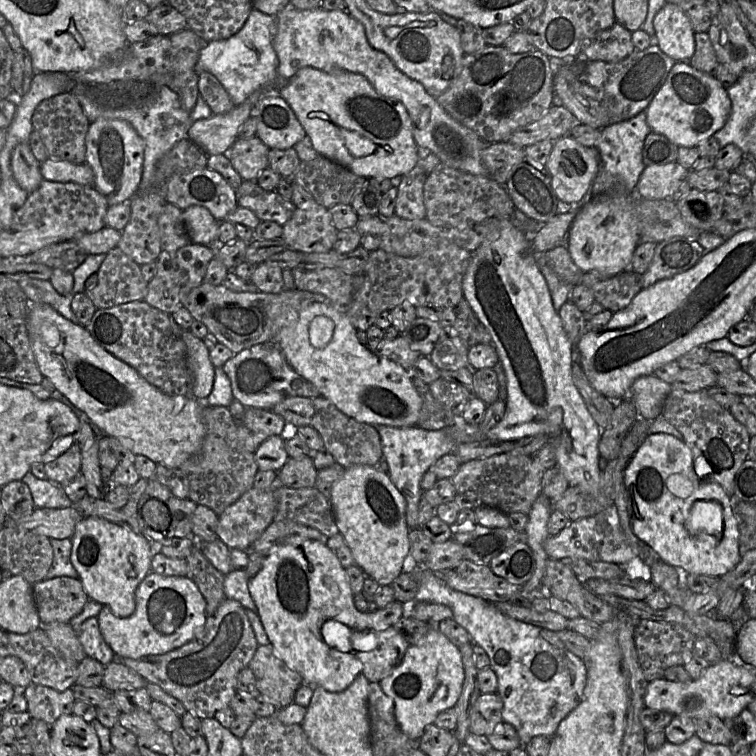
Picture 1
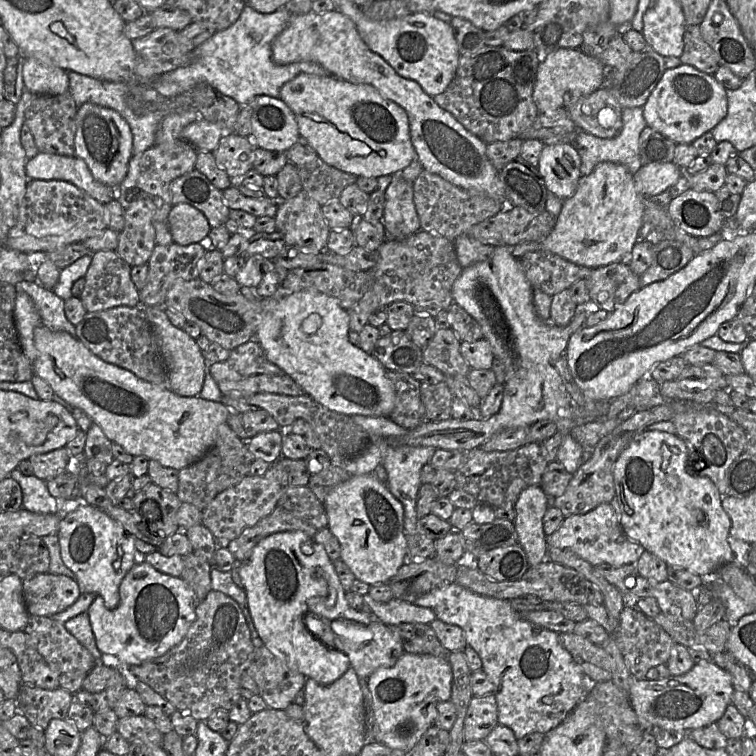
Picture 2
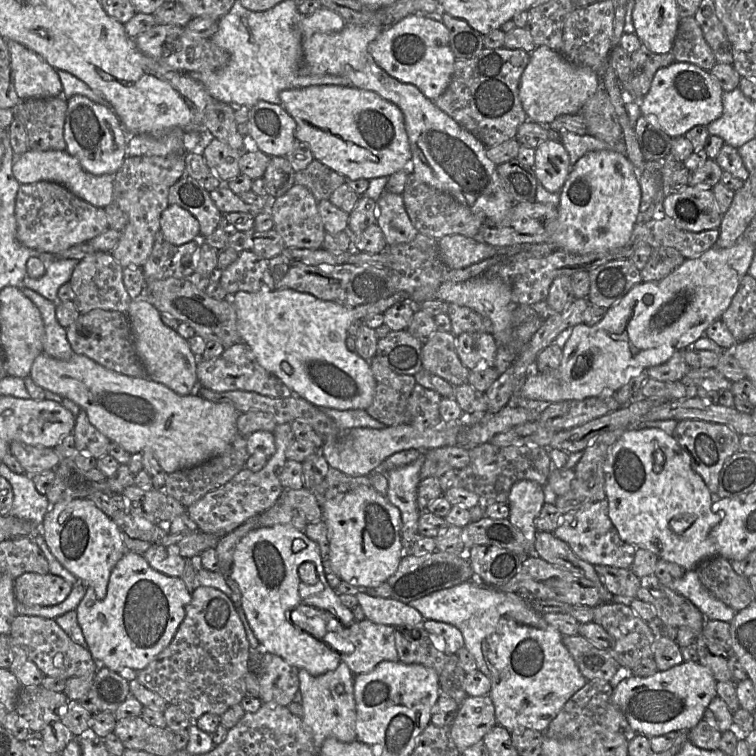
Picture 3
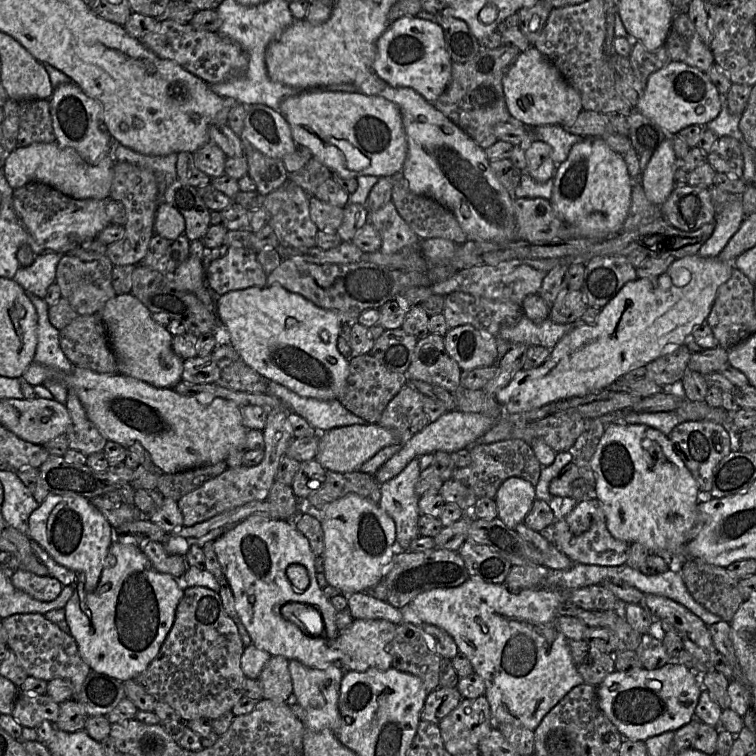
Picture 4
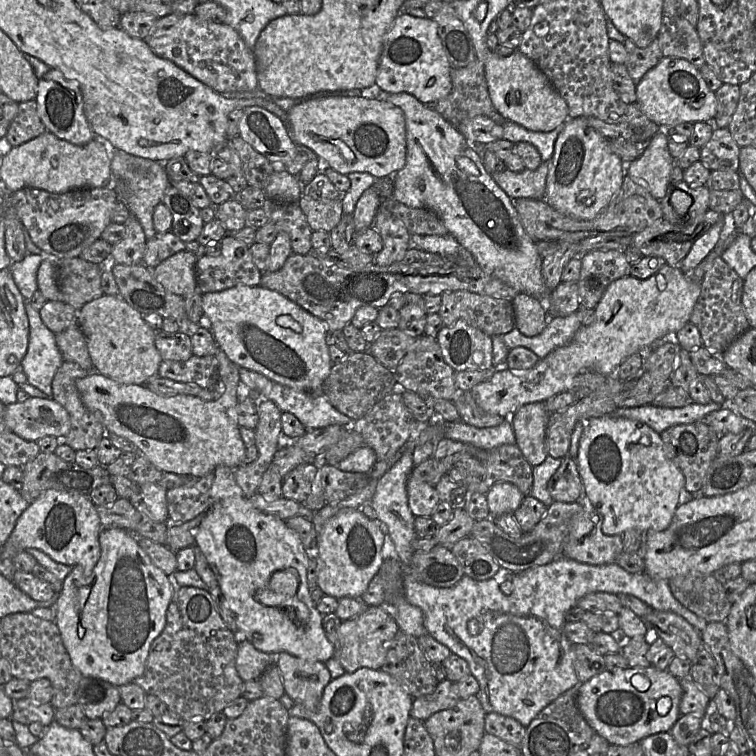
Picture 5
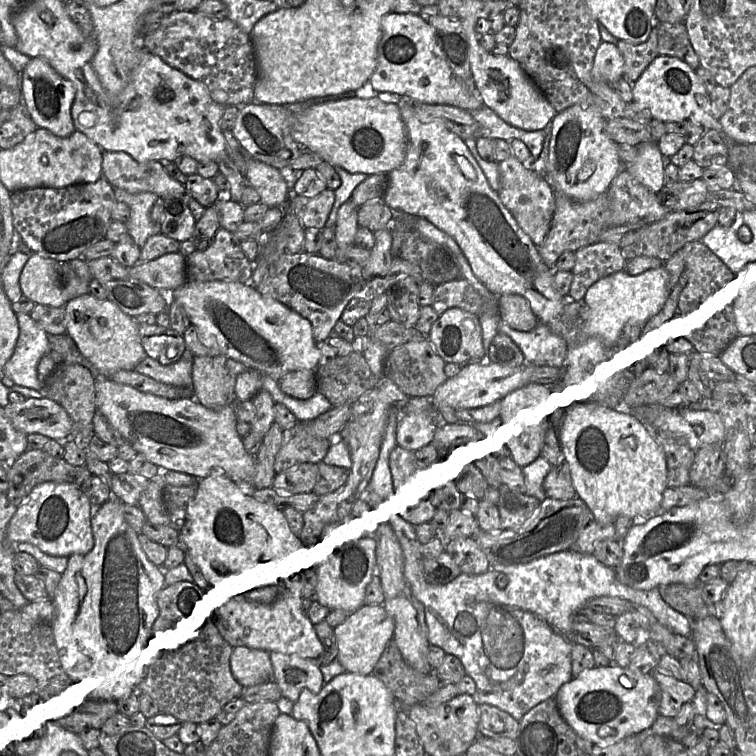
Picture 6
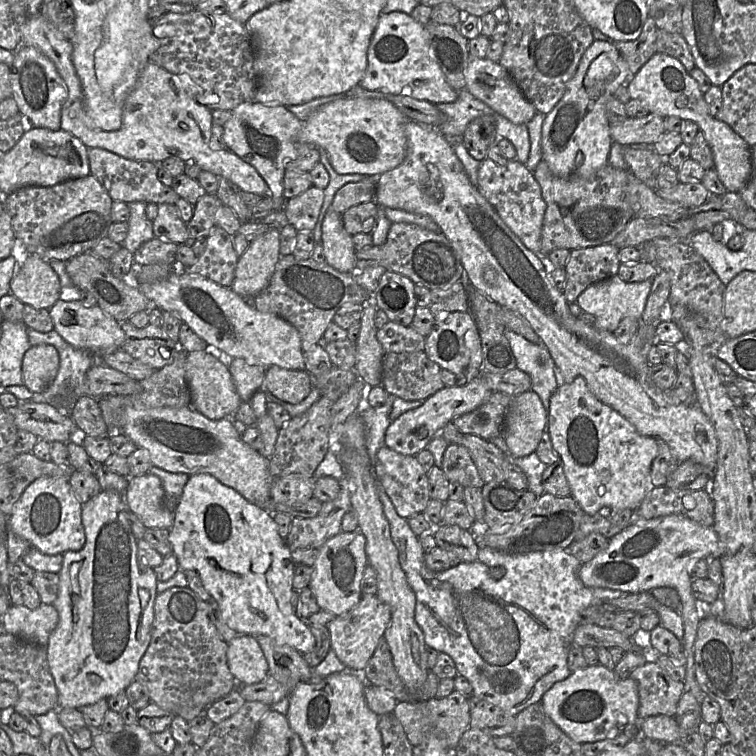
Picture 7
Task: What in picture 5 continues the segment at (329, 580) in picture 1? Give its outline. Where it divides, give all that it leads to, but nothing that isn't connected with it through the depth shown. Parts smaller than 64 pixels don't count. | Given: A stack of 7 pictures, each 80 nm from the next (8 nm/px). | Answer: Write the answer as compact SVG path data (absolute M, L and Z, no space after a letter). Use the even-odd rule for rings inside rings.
M218 465L213 471L214 480L210 490L212 505L203 514L196 529L195 545L204 554L214 572L226 606L234 613L237 629L243 631L246 639L253 646L265 653L289 653L308 661L325 663L334 657L334 646L329 642L322 627L323 615L316 609L311 598L307 582L309 558L298 534L289 528L286 521L263 513L256 509L246 497L235 480L234 470L227 466ZM288 568L294 568L299 576L296 593L279 606L266 606L256 599L260 590L268 589L273 574Z

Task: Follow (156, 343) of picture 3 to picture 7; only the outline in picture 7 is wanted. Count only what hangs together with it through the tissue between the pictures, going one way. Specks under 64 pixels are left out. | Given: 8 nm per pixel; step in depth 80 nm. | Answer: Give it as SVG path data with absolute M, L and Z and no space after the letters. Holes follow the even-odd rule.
M92 296L80 300L59 300L50 309L50 316L54 323L53 331L57 332L73 347L89 351L93 356L112 354L122 349L125 333L121 323L105 313Z

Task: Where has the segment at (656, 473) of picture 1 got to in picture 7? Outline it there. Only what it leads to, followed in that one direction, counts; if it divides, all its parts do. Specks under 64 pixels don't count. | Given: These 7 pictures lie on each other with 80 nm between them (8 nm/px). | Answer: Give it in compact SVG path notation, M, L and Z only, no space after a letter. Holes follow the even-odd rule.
M577 376L571 383L559 385L552 394L547 411L547 431L563 465L571 496L586 514L597 514L603 508L635 510L654 488L651 482L651 467L658 455L656 440L638 433L623 415L600 401L590 391L582 376Z

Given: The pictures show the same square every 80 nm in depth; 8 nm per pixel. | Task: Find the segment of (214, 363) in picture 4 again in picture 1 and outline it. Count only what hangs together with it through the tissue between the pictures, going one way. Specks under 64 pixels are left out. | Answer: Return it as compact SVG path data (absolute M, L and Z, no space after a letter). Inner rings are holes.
M273 341L254 345L233 355L222 366L231 382L234 400L246 408L272 410L287 397L319 397L320 392L311 382L300 376L287 362Z

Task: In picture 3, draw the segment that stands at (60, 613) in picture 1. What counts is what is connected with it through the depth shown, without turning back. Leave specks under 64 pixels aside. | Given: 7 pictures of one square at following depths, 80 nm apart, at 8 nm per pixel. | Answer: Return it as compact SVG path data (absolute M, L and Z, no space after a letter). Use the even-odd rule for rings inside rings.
M24 573L14 581L16 601L25 605L54 606L63 602L73 585L51 574Z

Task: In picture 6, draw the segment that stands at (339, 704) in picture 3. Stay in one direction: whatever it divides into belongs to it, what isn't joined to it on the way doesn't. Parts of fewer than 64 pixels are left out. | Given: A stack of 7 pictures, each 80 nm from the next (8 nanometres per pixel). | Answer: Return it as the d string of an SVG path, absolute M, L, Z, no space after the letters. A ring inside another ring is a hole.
M271 651L269 655L272 679L278 684L282 696L295 702L303 689L318 693L324 686L323 675L315 659L277 651Z

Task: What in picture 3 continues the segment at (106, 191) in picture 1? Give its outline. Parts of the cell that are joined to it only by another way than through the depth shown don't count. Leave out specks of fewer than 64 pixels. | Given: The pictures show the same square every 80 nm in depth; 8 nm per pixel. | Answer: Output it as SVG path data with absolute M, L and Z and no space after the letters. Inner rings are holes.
M75 95L67 99L67 111L63 129L66 152L78 159L81 166L93 175L115 174L126 155L128 134L115 112L87 97Z

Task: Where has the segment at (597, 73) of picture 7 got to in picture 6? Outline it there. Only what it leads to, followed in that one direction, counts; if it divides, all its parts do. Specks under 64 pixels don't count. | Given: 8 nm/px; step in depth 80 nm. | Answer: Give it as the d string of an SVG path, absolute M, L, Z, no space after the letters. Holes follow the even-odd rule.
M602 41L595 53L591 75L610 85L624 77L624 59L615 44ZM573 105L558 112L549 126L546 178L555 191L579 202L590 201L606 192L624 167L617 153L617 143L605 131L605 119L596 109Z

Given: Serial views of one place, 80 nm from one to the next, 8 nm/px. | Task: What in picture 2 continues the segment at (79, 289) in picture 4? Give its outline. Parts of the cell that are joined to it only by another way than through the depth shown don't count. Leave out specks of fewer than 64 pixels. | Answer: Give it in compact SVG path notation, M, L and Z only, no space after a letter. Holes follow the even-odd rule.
M98 251L84 276L85 286L79 298L87 312L101 311L117 306L135 307L140 305L140 291L131 279L132 267L116 251Z

